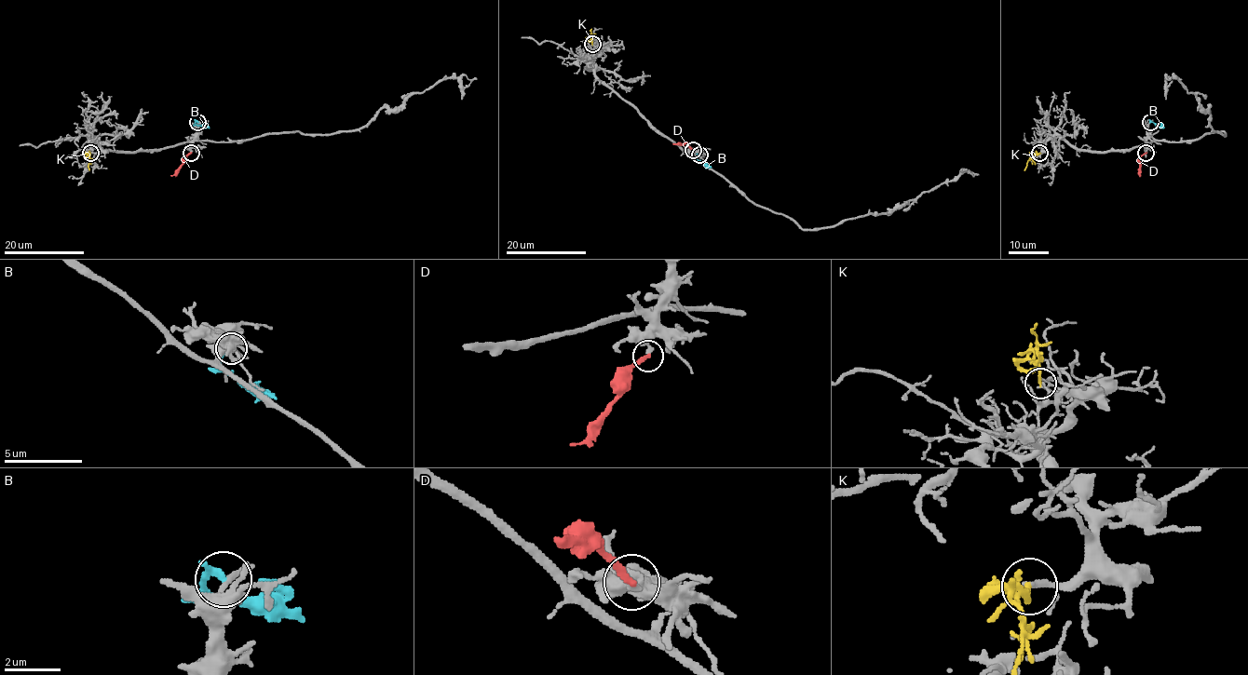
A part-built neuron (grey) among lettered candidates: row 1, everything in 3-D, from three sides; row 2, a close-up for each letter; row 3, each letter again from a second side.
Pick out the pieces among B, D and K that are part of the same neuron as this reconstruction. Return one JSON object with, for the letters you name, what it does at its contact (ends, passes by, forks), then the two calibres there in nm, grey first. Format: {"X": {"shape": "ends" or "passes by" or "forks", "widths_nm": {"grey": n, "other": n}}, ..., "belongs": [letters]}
{"K": {"shape": "ends", "widths_nm": {"grey": 200, "other": 190}}, "belongs": ["K"]}

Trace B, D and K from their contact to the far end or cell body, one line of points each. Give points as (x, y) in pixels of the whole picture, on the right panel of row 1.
B: (1149, 122), (1162, 128)
D: (1146, 153), (1141, 156), (1140, 176)
K: (1039, 153), (1031, 155), (1024, 169)

